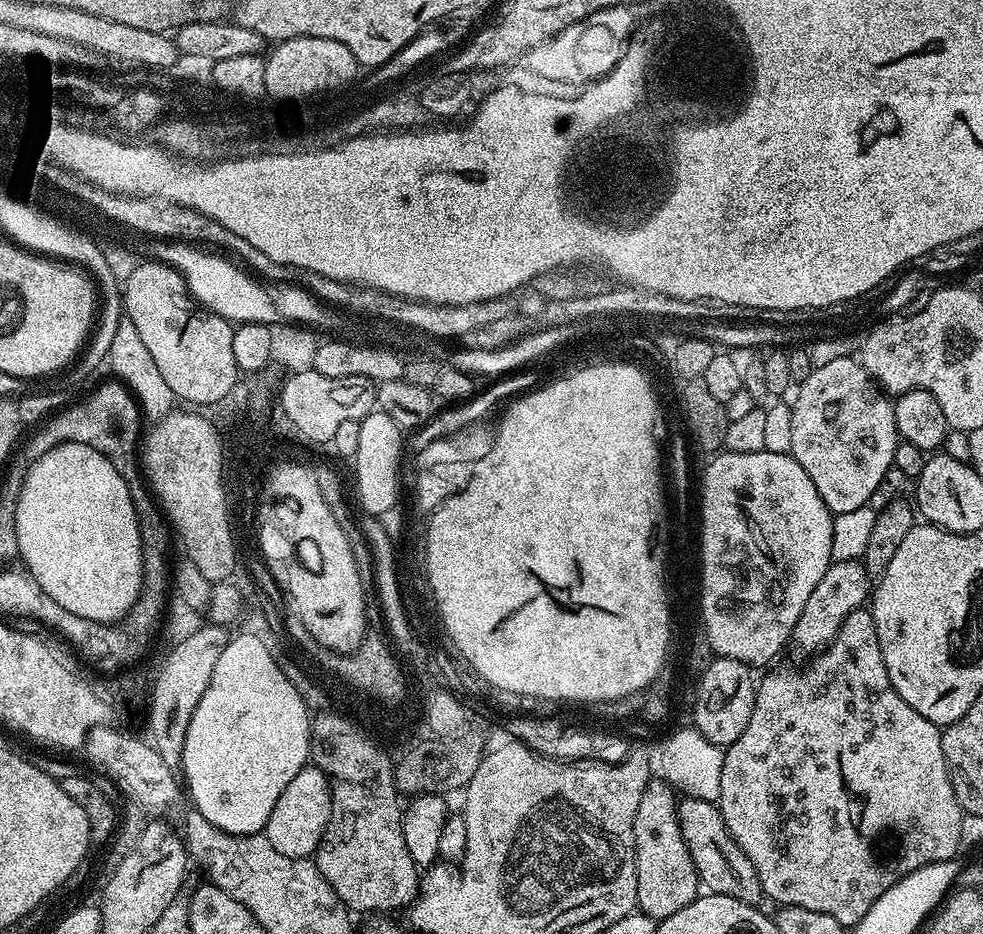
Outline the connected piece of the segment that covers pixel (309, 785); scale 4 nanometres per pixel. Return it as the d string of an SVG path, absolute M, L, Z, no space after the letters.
M305 766L293 774L292 781L282 790L262 835L274 850L278 850L278 854L286 854L290 858L311 857L326 830L331 809L332 791L328 789L324 771L315 766Z

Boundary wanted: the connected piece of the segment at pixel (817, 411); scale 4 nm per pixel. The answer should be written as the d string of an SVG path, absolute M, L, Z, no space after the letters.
M842 354L838 358L834 358L834 362L826 362L826 366L822 366L818 370L818 378L820 376L820 401L812 400L796 417L792 420L792 448L790 447L790 455L802 466L802 470L806 470L806 474L810 474L810 482L814 482L814 486L818 490L818 494L822 498L822 502L826 502L826 506L834 514L849 512L850 510L858 510L865 507L871 501L874 490L878 490L878 486L883 482L884 476L890 471L894 465L894 454L896 453L897 444L901 443L900 436L896 433L896 423L894 422L894 410L892 409L893 401L878 387L875 380L868 375L868 372L860 364L859 359L848 357L848 354Z

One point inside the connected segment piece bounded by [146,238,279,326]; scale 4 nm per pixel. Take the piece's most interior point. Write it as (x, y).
(215, 283)

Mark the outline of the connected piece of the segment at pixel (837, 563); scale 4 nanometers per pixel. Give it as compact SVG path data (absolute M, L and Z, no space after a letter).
M833 560L832 565L822 574L822 582L814 586L814 594L806 602L802 614L792 631L791 643L797 644L807 654L815 654L827 648L836 637L842 622L856 608L863 608L870 600L870 575L860 560Z

